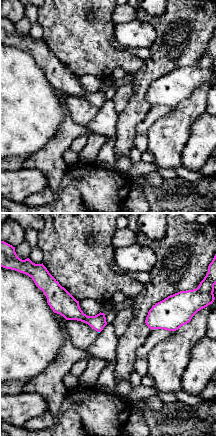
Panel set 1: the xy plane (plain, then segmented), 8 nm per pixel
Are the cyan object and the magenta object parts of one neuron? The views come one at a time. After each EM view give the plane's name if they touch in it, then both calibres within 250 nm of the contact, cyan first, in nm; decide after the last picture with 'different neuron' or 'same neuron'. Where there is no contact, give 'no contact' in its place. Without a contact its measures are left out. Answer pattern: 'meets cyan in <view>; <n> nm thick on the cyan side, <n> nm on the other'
no contact

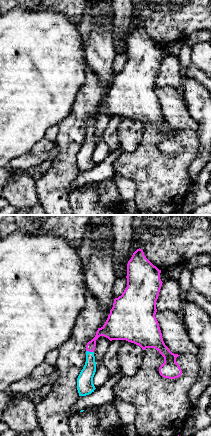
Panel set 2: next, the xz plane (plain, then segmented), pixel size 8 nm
meets cyan in xz; 130 nm thick on the cyan side, 150 nm on the other

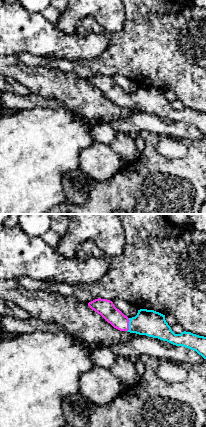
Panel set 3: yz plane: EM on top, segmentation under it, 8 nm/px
meets cyan in yz; 200 nm thick on the cyan side, 140 nm on the other

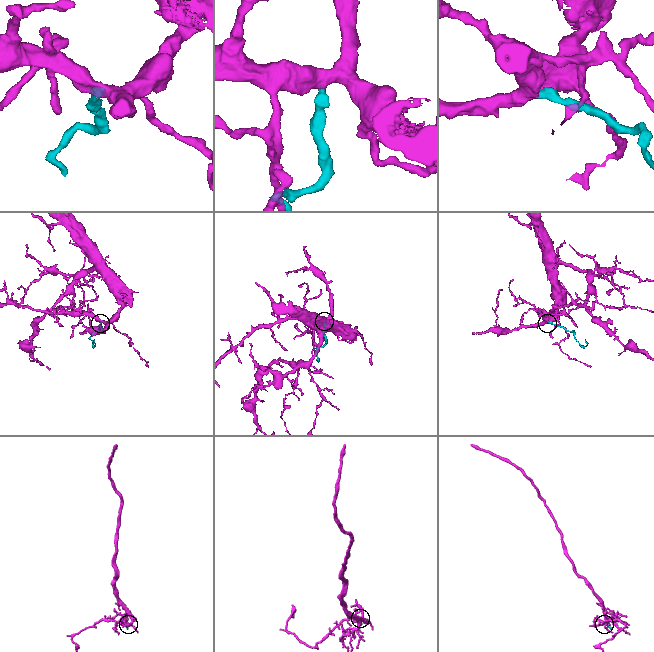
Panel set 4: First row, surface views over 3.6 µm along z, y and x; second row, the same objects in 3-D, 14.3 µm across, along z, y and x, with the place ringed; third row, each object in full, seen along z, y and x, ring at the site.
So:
same neuron

